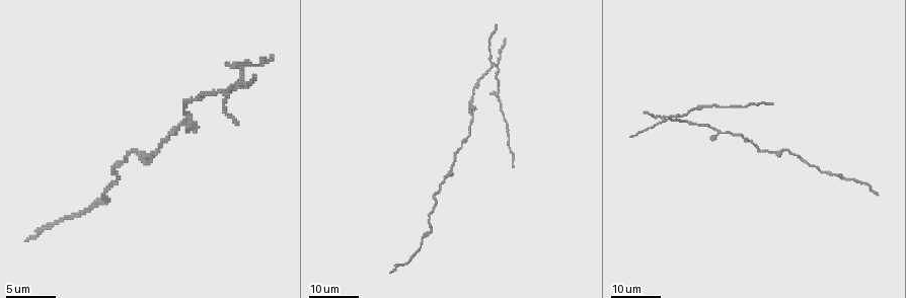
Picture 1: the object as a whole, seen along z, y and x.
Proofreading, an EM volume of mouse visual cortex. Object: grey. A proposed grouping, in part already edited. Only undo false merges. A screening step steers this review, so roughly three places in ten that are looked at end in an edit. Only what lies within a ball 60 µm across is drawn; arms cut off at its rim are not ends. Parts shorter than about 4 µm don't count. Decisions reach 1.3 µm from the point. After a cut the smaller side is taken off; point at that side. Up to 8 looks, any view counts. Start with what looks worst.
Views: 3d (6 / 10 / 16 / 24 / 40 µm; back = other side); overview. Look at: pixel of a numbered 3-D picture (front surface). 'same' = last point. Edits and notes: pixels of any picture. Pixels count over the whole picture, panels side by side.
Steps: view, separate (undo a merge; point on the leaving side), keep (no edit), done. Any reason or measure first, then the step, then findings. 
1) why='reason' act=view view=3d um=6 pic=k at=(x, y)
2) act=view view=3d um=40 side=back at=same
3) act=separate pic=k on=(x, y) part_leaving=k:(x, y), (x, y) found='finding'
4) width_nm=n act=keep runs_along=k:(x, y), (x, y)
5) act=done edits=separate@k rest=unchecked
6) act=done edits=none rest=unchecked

why='branch point' act=view view=3d um=16 pic=1 at=(497, 63)

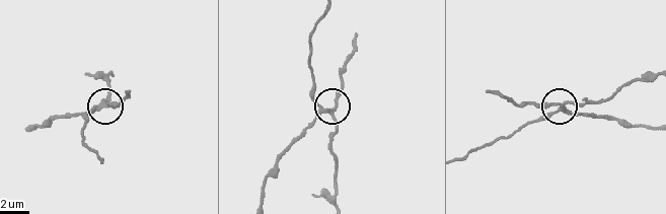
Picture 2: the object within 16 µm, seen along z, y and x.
act=view view=3d um=6 pic=2 at=(562, 103)

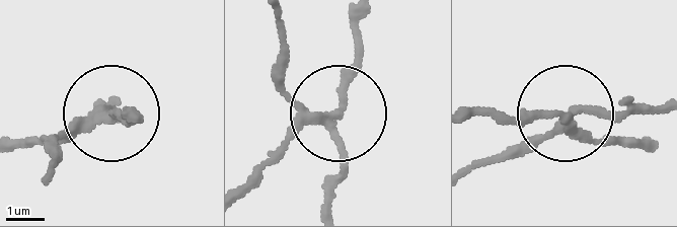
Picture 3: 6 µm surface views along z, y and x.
width_nm=210 act=separate pic=3 on=(346, 167) part_leaving=3:(322, 120), (337, 145), (328, 203) found='a second neuron is stuck on'

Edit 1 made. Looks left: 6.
act=view view=3d um=24 pic=1 at=(473, 116)

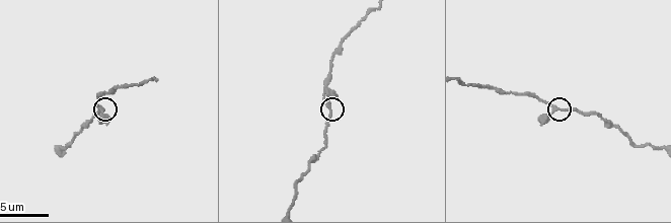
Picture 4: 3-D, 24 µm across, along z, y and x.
act=view view=3d um=6 pic=4 at=(331, 111)

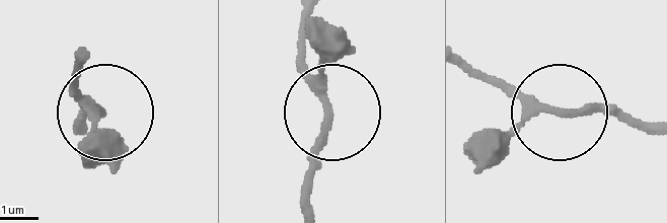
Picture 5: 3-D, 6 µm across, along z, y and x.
act=keep runs_along=5:(651, 122), (544, 112), (490, 83) found='all the same neuron'

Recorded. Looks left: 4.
why='sudden change in width' act=view view=3d um=16 pic=1 at=(446, 177)

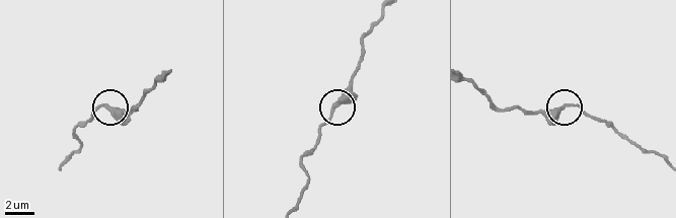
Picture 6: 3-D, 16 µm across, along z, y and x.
act=view view=3d um=10 pic=6 at=(111, 110)

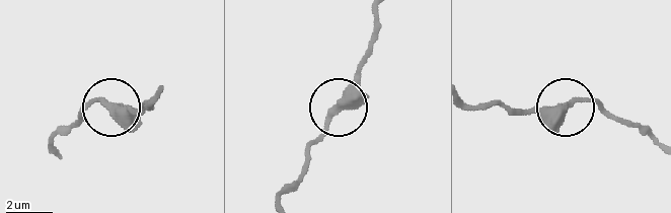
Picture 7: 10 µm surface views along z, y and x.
act=keep runs_along=7:(472, 108), (566, 108), (588, 101), (604, 112) found='continuous, no second neuron'

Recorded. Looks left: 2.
why='two arms in line, one across' act=view view=3d um=6 pic=4 at=(503, 94)

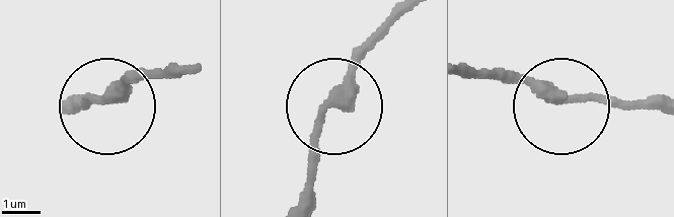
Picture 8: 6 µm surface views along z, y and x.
act=keep runs_along=8:(75, 109), (150, 73) found='continuous, no second neuron'

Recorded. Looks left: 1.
act=done edits=separate@3 rest=unchecked

